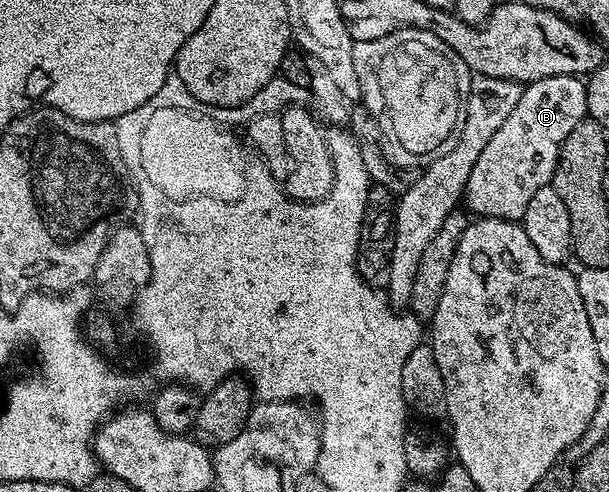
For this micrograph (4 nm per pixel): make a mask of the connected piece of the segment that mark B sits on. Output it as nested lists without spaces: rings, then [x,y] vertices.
[[[557,75],[530,82],[524,88],[521,99],[517,100],[513,111],[494,132],[489,143],[474,163],[465,190],[465,205],[467,203],[476,218],[499,217],[502,221],[522,222],[525,211],[529,207],[529,199],[541,191],[541,187],[552,184],[555,169],[559,166],[559,152],[563,142],[576,132],[582,121],[587,117],[587,86],[578,76]]]

